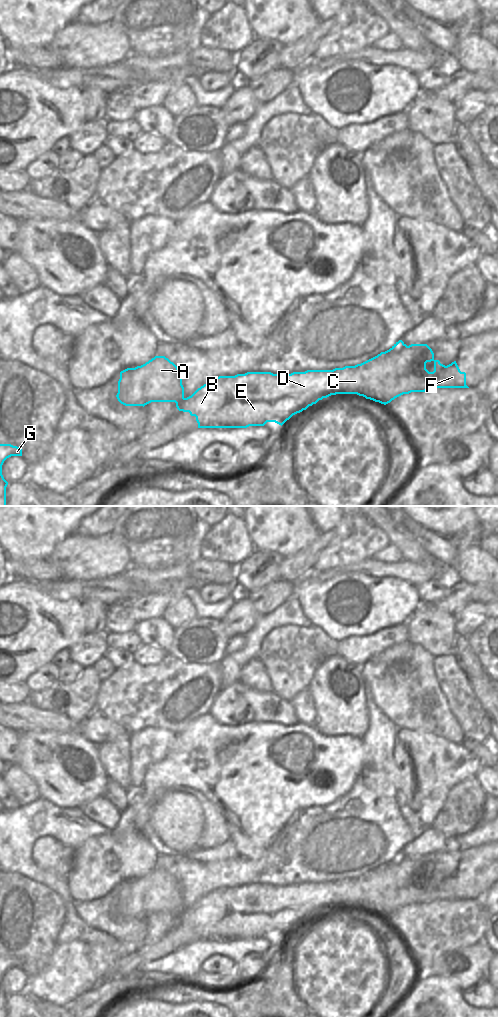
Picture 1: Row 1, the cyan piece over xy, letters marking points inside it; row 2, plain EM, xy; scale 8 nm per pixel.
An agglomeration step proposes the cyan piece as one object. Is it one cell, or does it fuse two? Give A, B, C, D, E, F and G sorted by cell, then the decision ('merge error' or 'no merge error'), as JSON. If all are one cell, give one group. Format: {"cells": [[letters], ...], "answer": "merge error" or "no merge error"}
{"cells": [["A", "G"], ["B", "C", "D", "E", "F"]], "answer": "merge error"}

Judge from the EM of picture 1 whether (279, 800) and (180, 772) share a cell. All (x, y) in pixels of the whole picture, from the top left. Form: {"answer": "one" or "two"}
{"answer": "one"}

